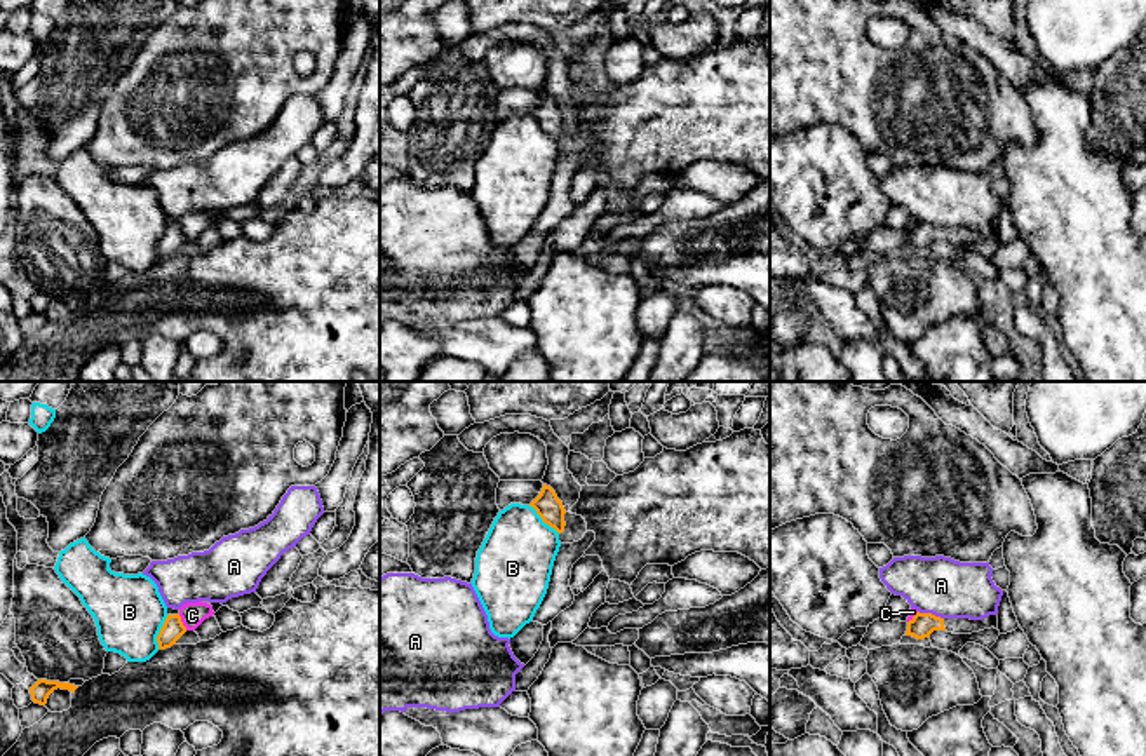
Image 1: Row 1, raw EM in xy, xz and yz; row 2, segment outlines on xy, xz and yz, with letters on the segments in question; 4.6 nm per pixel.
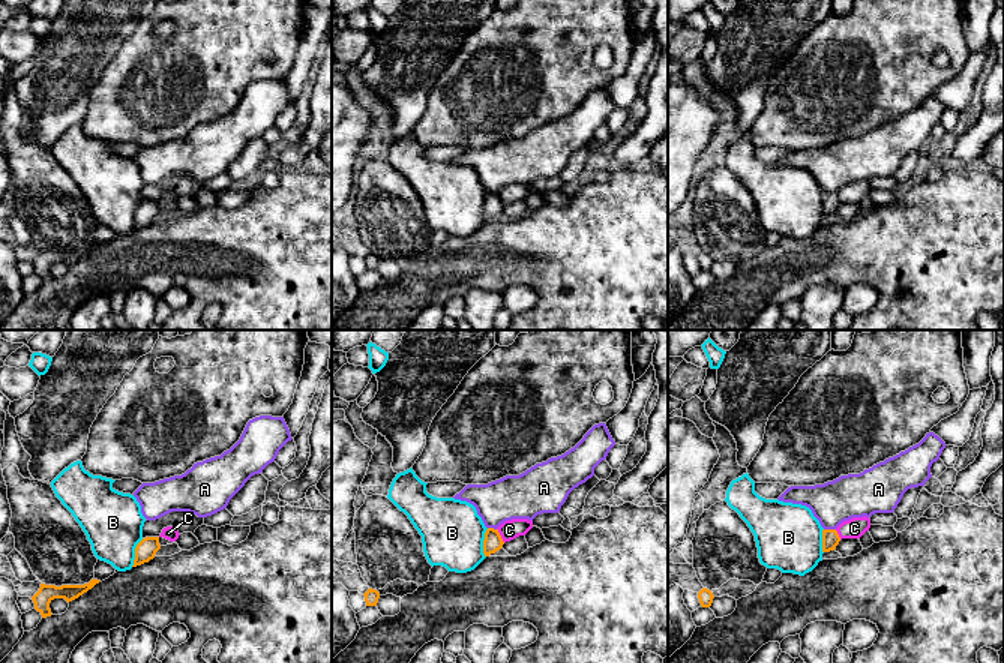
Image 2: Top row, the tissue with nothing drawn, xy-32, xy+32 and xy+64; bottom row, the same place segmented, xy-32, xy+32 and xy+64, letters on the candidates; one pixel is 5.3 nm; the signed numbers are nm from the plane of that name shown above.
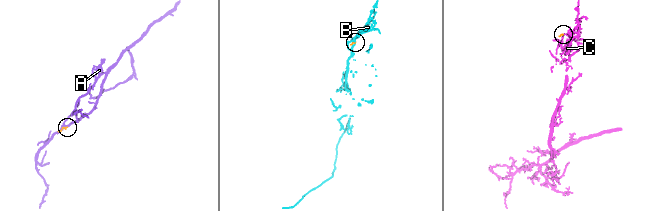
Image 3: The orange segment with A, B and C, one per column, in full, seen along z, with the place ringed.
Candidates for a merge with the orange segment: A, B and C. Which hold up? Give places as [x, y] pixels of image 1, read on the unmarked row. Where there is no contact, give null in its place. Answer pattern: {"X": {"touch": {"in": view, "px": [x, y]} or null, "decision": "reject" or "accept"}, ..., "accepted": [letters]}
{"A": {"touch": {"in": "yz", "px": [930, 223]}, "decision": "reject"}, "B": {"touch": {"in": "xy", "px": [159, 242]}, "decision": "reject"}, "C": {"touch": {"in": "xy", "px": [182, 232]}, "decision": "reject"}, "accepted": []}

